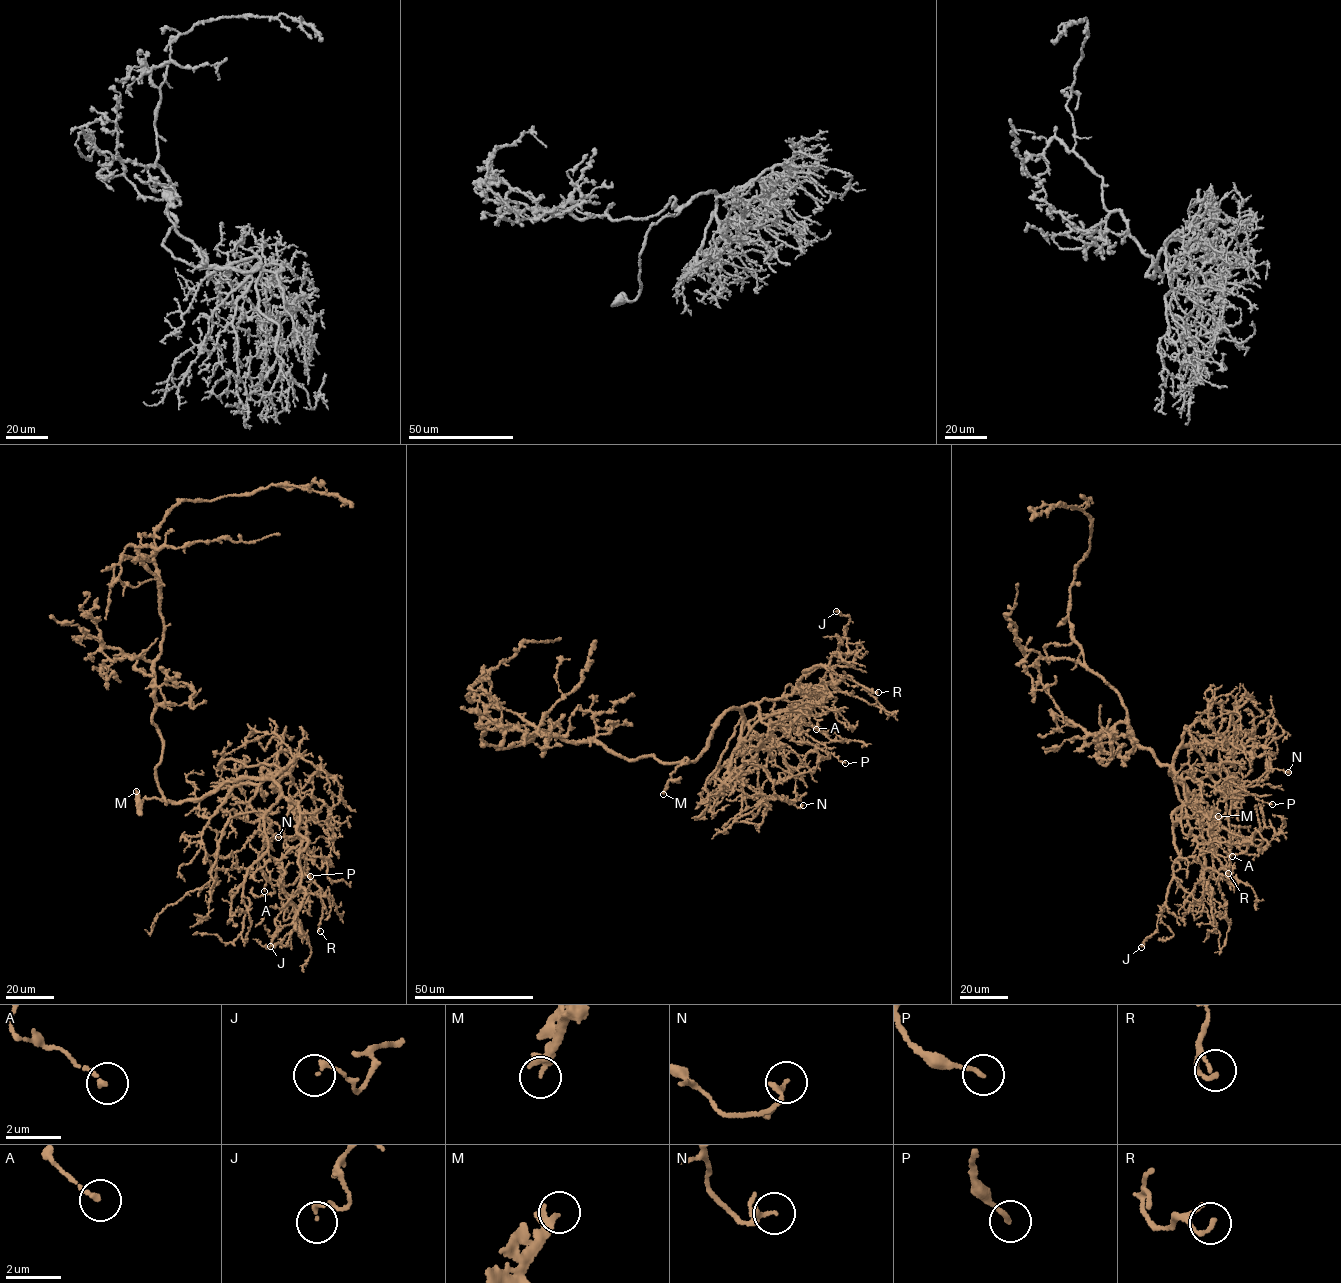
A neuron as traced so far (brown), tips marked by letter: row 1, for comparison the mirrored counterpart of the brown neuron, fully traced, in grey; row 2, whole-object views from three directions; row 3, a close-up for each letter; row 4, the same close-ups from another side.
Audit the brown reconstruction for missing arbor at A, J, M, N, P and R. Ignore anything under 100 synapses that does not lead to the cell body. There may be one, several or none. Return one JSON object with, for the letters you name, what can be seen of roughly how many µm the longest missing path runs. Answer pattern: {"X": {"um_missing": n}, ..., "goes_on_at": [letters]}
{"M": {"um_missing": 15}, "goes_on_at": ["M"]}

